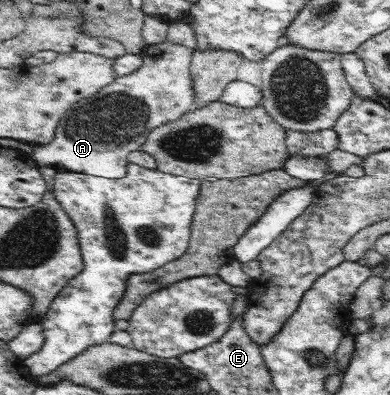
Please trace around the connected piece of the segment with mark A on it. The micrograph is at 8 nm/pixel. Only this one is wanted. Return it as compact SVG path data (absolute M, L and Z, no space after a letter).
M163 43L147 46L141 53L143 64L130 74L119 75L116 80L87 99L80 99L60 119L54 138L42 145L32 145L32 157L40 166L64 167L66 171L103 178L119 179L126 175L130 163L128 155L142 150L147 135L156 127L171 123L182 115L197 109L190 74L190 63L194 50L182 44Z

